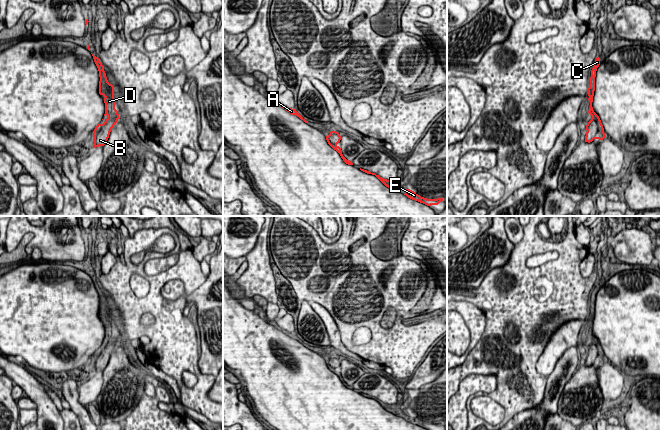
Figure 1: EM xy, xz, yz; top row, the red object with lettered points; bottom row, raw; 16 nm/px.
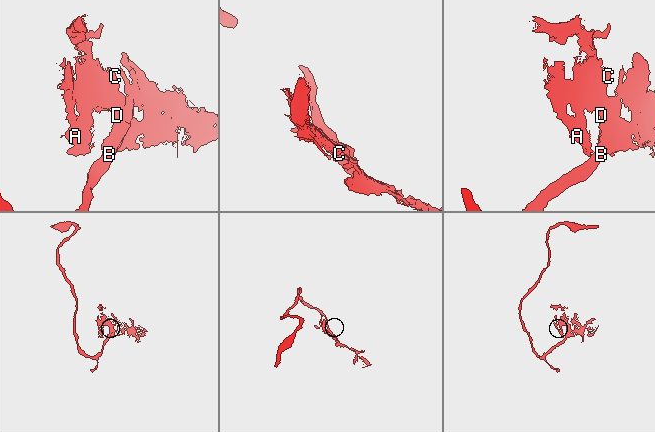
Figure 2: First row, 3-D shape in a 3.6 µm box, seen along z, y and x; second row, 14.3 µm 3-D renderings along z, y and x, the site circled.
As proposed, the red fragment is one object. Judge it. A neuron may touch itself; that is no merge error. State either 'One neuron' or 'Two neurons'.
One neuron

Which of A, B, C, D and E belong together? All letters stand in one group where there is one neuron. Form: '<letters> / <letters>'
A B C D E

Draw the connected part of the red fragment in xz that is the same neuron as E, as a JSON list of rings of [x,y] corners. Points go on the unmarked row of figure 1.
[[[406,412],[406,421],[410,422],[410,423],[413,423],[415,425],[418,425],[418,426],[421,426],[427,430],[430,430],[430,429],[439,429],[438,427],[439,426],[442,426],[444,423],[443,421],[442,422],[438,422],[438,423],[426,423],[426,422],[423,422],[421,420],[419,420],[418,418],[416,418],[414,415]]]

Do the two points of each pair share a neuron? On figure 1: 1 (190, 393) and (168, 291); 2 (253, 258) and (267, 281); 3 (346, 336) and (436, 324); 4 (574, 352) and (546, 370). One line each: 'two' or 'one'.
1: two
2: one
3: one
4: two

